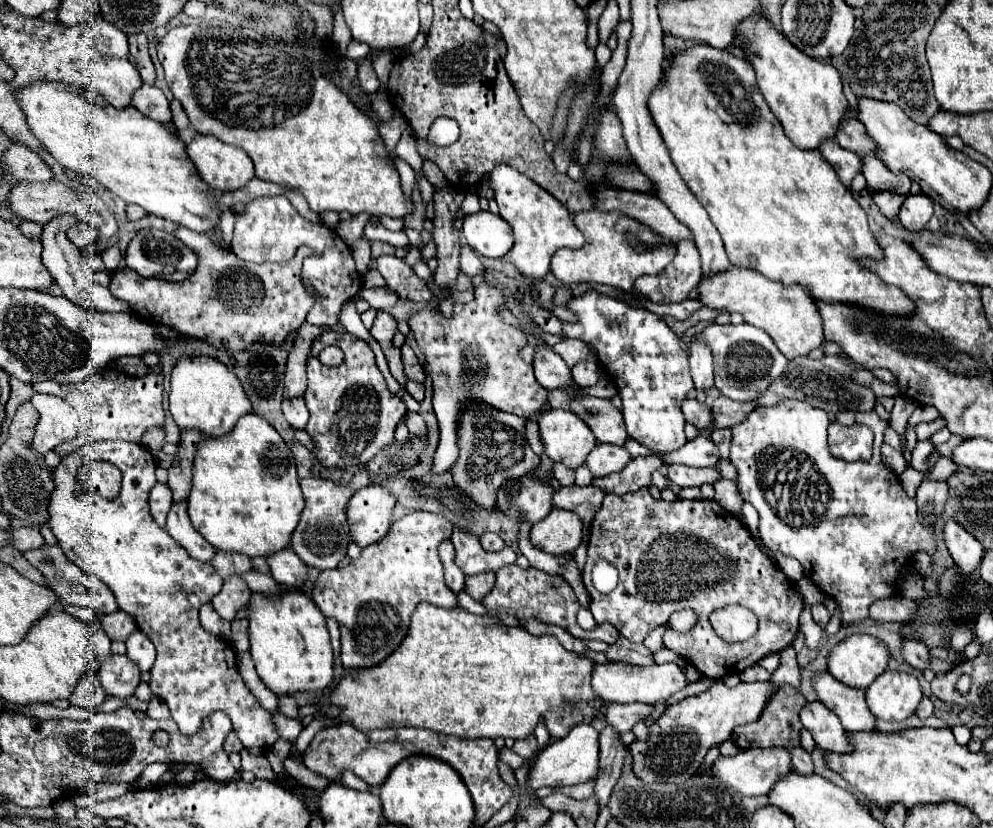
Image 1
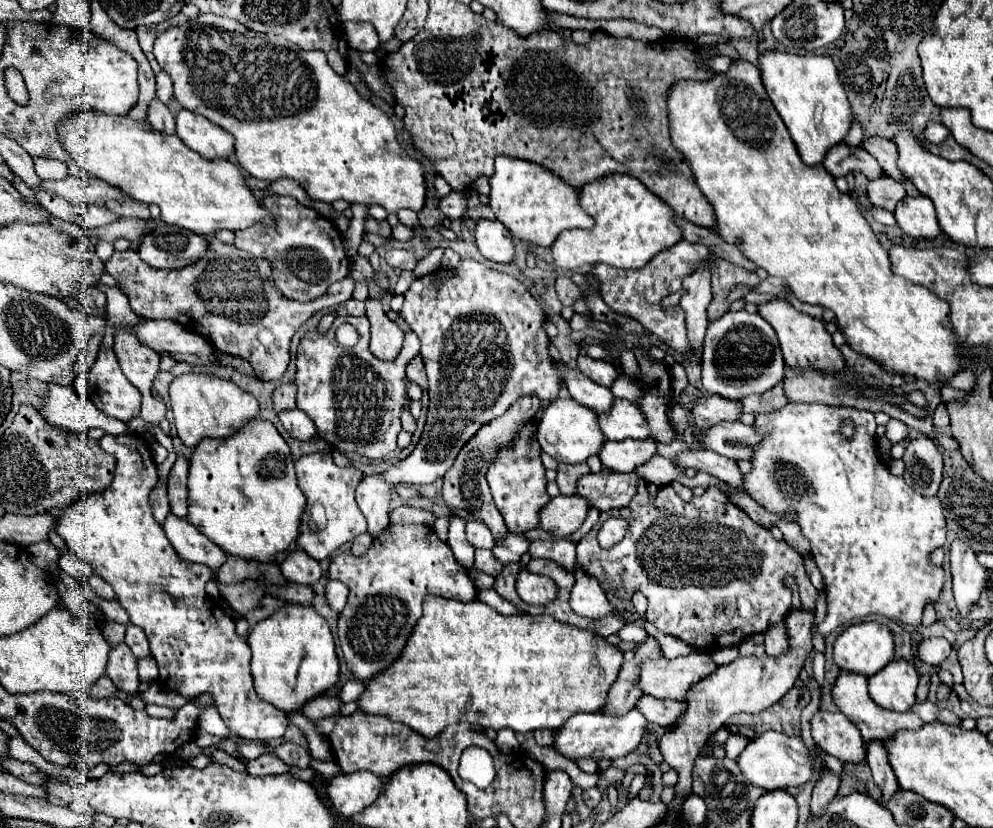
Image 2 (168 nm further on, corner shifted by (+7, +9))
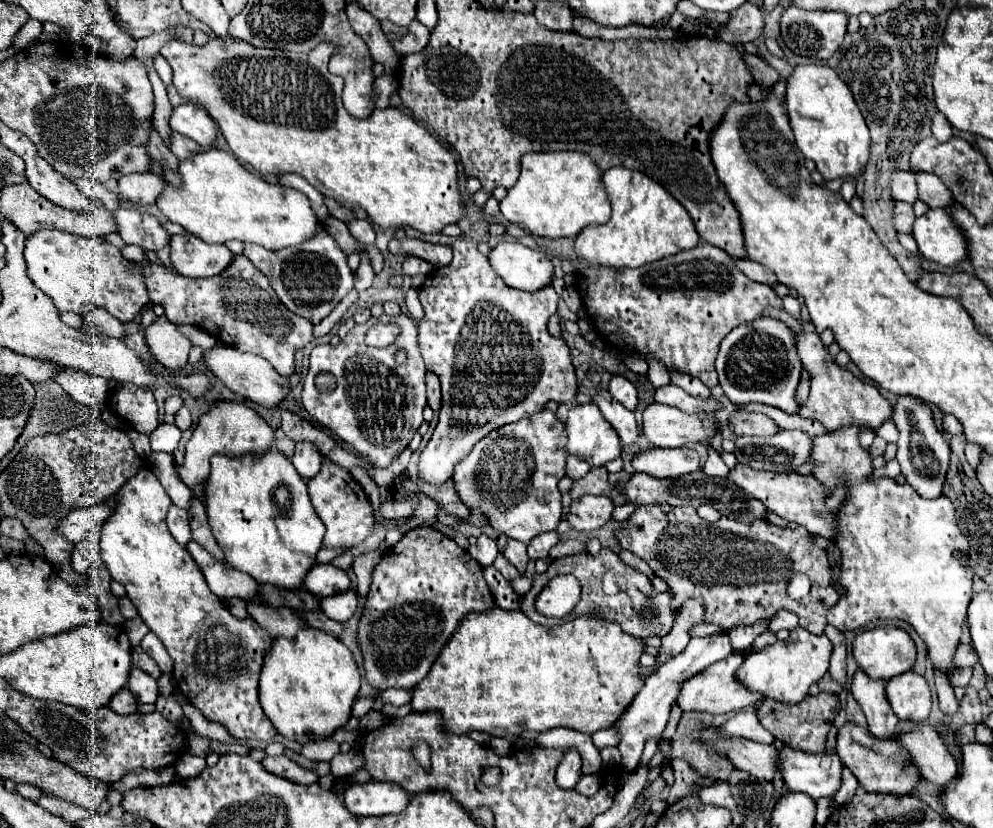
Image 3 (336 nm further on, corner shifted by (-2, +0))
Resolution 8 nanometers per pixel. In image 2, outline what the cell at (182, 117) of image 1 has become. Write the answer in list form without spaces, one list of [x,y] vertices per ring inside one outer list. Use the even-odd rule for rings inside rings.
[[[164,71],[156,73],[156,87],[158,87],[158,99],[168,103],[168,99],[172,97],[172,79],[168,77],[168,73]]]

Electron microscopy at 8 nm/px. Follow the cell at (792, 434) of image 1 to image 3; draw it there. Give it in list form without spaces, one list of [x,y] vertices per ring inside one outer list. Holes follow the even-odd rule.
[[[847,426],[847,428],[841,428],[841,430],[827,430],[825,434],[817,434],[813,438],[813,454],[809,456],[809,462],[813,464],[813,476],[823,482],[823,488],[827,492],[827,496],[831,496],[839,486],[845,486],[847,488],[847,494],[845,494],[845,500],[841,502],[841,506],[837,508],[837,514],[835,514],[835,536],[833,536],[833,542],[835,546],[841,550],[841,574],[839,574],[839,586],[843,588],[843,596],[837,600],[837,604],[827,612],[827,622],[831,626],[835,626],[837,630],[841,632],[847,632],[847,630],[857,630],[873,620],[903,620],[907,624],[913,626],[913,630],[921,636],[921,640],[927,644],[927,650],[929,650],[929,656],[931,656],[931,662],[933,666],[949,672],[953,668],[951,660],[953,660],[953,652],[959,644],[959,634],[961,634],[961,626],[963,626],[963,620],[967,616],[967,606],[971,602],[971,594],[973,594],[973,574],[967,572],[955,558],[953,558],[953,552],[955,550],[967,550],[967,538],[961,534],[961,530],[957,528],[957,520],[955,520],[955,510],[953,510],[953,504],[949,502],[949,498],[941,496],[941,498],[935,498],[935,500],[927,500],[927,498],[921,498],[909,484],[897,484],[893,478],[873,478],[873,456],[869,452],[869,448],[863,448],[859,444],[859,436],[863,430],[869,430],[865,426]]]

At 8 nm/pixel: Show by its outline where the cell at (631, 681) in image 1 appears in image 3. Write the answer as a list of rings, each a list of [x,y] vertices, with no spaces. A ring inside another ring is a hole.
[[[733,652],[729,658],[705,668],[703,672],[695,674],[693,678],[687,678],[681,684],[681,692],[677,696],[677,706],[683,712],[706,712],[712,715],[726,714],[733,710],[753,710],[756,712],[761,696],[753,694],[749,690],[745,690],[737,680],[735,680],[735,672],[737,668],[743,664],[743,656],[739,652]]]

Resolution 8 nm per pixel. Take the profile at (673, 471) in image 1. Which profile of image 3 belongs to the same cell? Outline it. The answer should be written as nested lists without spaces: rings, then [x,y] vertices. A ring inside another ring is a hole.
[[[737,464],[733,470],[729,470],[727,474],[729,482],[741,486],[741,490],[745,490],[747,494],[753,494],[753,498],[757,498],[759,502],[763,502],[763,506],[785,518],[787,522],[795,522],[803,528],[807,528],[811,534],[821,534],[827,540],[831,540],[833,534],[833,518],[835,512],[829,512],[823,504],[825,500],[825,490],[821,486],[821,482],[817,482],[811,474],[807,476],[799,476],[793,472],[761,472],[761,470],[753,470],[745,464]]]

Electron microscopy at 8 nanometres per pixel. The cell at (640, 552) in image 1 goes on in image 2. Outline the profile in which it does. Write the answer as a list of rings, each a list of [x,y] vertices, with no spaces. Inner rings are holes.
[[[670,485],[660,487],[656,503],[650,503],[648,491],[644,487],[638,489],[638,495],[646,501],[638,503],[640,511],[628,513],[626,521],[630,523],[630,527],[624,539],[610,549],[602,549],[598,545],[596,535],[602,523],[608,517],[618,517],[618,509],[600,513],[598,523],[576,545],[578,563],[600,581],[604,591],[614,593],[616,597],[624,599],[624,603],[630,603],[632,595],[636,591],[642,591],[648,597],[648,621],[654,623],[662,633],[674,635],[698,651],[720,649],[740,643],[754,633],[764,633],[770,625],[782,621],[788,615],[792,593],[782,585],[782,579],[786,575],[794,575],[798,579],[802,609],[816,609],[820,593],[814,589],[804,571],[802,555],[794,551],[786,541],[774,539],[766,527],[754,523],[728,499],[728,495],[720,487],[708,487],[702,497],[694,497],[690,503],[684,503]]]

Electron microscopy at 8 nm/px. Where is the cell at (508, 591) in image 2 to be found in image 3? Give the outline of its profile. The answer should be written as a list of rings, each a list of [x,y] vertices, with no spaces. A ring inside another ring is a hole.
[[[601,550],[595,558],[591,554],[577,554],[577,556],[567,556],[567,558],[557,558],[549,564],[549,568],[543,572],[543,574],[535,574],[533,576],[533,586],[527,594],[523,594],[523,602],[521,602],[521,612],[525,612],[535,624],[541,624],[541,626],[559,626],[561,622],[567,622],[567,620],[575,620],[575,618],[581,618],[581,616],[589,616],[591,612],[599,612],[599,618],[605,620],[605,622],[617,622],[623,632],[635,636],[635,638],[649,638],[649,636],[665,636],[671,626],[673,626],[673,616],[669,612],[669,594],[663,592],[663,594],[657,594],[651,586],[651,580],[641,574],[641,572],[635,572],[633,568],[625,566],[619,556],[611,550]],[[605,570],[617,570],[621,572],[623,576],[623,588],[619,588],[617,594],[607,594],[603,590],[603,576],[605,576]],[[559,574],[573,574],[579,584],[581,584],[581,600],[579,604],[575,606],[575,610],[565,616],[565,620],[557,620],[557,618],[545,618],[541,614],[537,614],[533,602],[537,598],[537,594],[547,586],[547,582]]]

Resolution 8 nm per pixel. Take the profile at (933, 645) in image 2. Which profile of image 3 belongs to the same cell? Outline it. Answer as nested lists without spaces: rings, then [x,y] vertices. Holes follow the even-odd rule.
[[[961,644],[957,646],[957,654],[953,658],[953,666],[955,668],[965,668],[965,666],[973,666],[977,662],[977,654],[973,650],[971,644]]]

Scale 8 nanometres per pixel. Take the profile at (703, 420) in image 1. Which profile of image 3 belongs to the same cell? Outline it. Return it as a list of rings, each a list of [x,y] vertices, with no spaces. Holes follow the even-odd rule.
[[[735,410],[727,426],[735,436],[769,436],[779,432],[779,426],[771,418],[747,410]]]

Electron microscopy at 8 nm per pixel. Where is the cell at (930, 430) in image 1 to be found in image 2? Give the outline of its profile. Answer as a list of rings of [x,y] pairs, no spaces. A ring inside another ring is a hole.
[[[938,405],[936,407],[936,413],[934,413],[934,427],[942,429],[942,427],[948,427],[948,425],[950,425],[948,409],[946,409],[946,405]]]

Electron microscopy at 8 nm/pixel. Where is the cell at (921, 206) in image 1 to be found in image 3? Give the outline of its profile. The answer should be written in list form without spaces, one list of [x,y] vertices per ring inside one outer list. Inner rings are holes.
[[[931,208],[927,214],[915,220],[913,238],[919,246],[919,252],[937,264],[955,266],[967,258],[963,234],[941,208]]]

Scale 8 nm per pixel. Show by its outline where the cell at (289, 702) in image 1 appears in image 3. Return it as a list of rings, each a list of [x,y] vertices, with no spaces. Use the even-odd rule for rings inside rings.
[[[357,698],[357,702],[353,702],[351,716],[363,718],[371,708],[373,708],[373,698]]]

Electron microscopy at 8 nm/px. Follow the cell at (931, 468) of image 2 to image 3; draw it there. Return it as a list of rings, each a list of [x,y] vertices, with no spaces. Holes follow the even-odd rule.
[[[901,396],[895,412],[893,412],[893,422],[899,428],[901,436],[897,440],[897,460],[901,464],[901,472],[907,478],[907,484],[911,484],[917,494],[923,498],[939,498],[949,466],[949,444],[943,438],[943,432],[933,424],[933,416],[929,412],[929,404],[917,404],[913,396]]]

